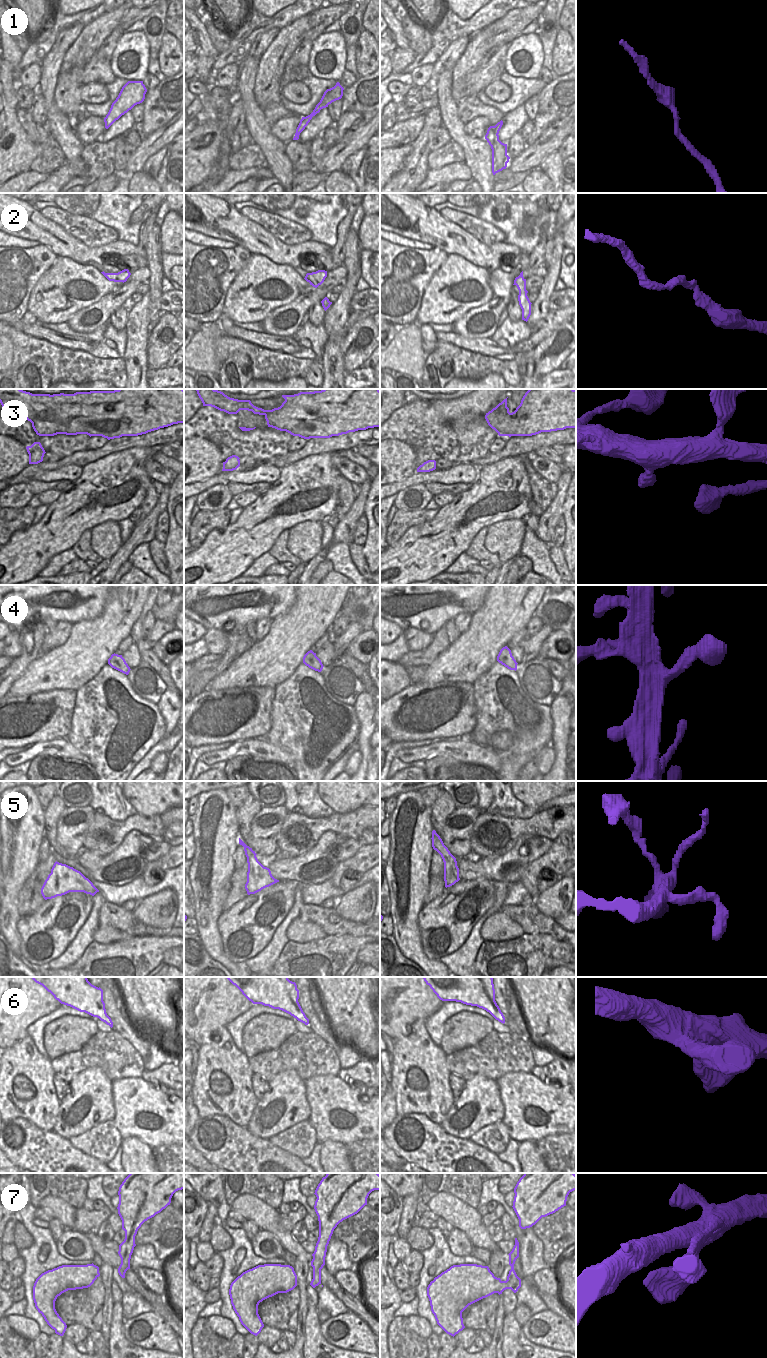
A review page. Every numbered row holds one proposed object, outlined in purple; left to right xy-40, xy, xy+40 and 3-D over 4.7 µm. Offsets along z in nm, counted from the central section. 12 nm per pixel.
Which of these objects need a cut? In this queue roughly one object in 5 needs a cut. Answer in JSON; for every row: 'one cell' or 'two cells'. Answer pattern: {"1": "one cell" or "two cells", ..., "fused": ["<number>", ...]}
{"1": "one cell", "2": "one cell", "3": "one cell", "4": "one cell", "5": "one cell", "6": "one cell", "7": "one cell", "fused": []}

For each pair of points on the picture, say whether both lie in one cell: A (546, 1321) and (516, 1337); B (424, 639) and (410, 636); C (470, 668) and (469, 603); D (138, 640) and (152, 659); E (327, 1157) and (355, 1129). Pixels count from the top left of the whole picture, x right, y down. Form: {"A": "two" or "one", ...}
{"A": "two", "B": "one", "C": "two", "D": "one", "E": "two"}

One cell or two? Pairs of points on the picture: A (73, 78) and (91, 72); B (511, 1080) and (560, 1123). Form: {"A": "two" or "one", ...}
{"A": "two", "B": "one"}

